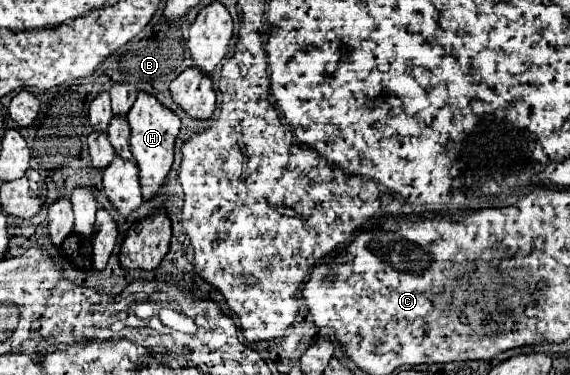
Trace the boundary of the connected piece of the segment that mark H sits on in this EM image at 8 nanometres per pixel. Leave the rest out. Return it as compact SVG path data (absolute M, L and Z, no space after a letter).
M141 92L131 112L127 114L127 122L131 128L131 154L133 154L133 162L139 168L143 200L151 200L159 192L171 170L173 154L175 154L175 138L181 130L181 120L171 110L167 110L157 98Z

